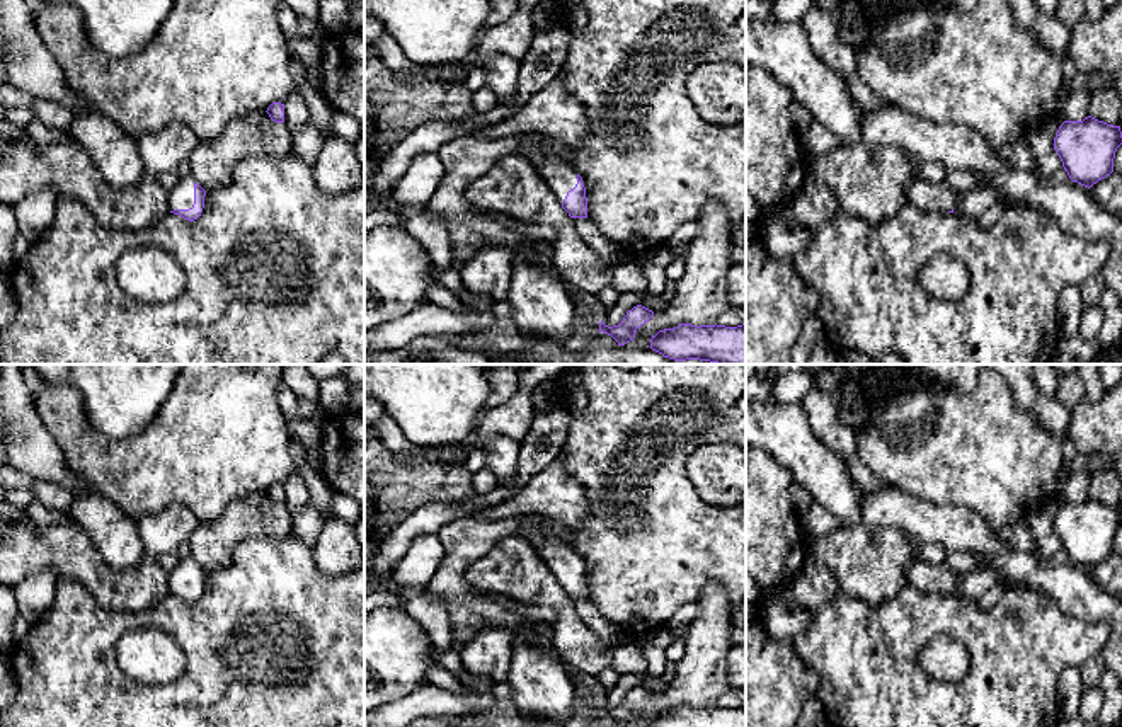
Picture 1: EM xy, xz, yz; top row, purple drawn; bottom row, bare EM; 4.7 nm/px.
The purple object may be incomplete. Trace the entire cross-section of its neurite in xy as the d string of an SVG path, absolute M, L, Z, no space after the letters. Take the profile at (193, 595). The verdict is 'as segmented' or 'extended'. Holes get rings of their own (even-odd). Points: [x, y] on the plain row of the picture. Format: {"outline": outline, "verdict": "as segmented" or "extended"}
{"outline": "M180 557L179 564L169 572L170 594L194 603L201 598L204 589L206 572L192 560L192 557Z", "verdict": "extended"}

